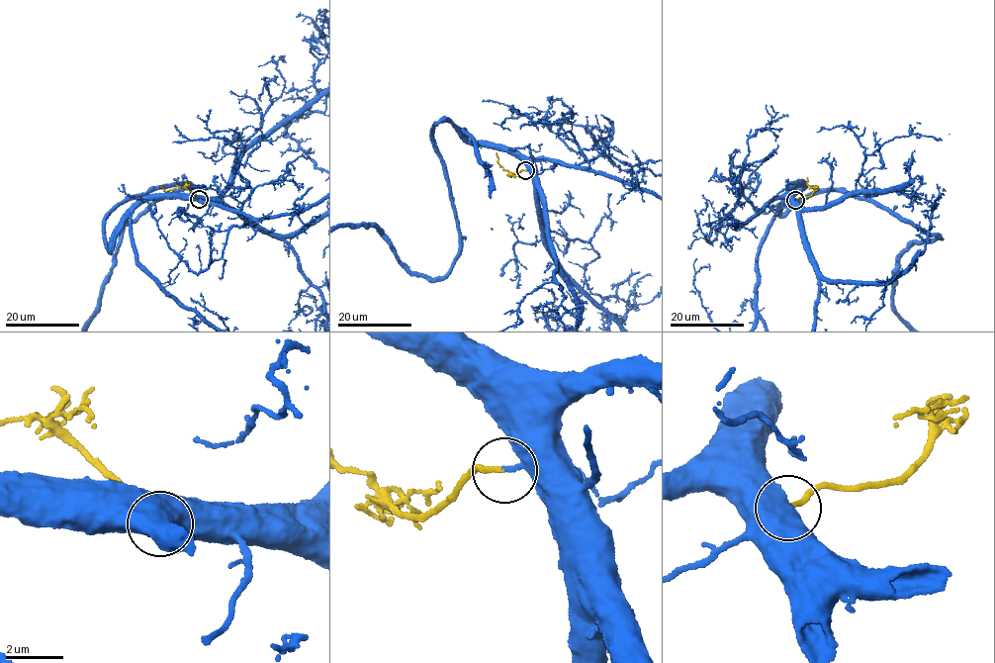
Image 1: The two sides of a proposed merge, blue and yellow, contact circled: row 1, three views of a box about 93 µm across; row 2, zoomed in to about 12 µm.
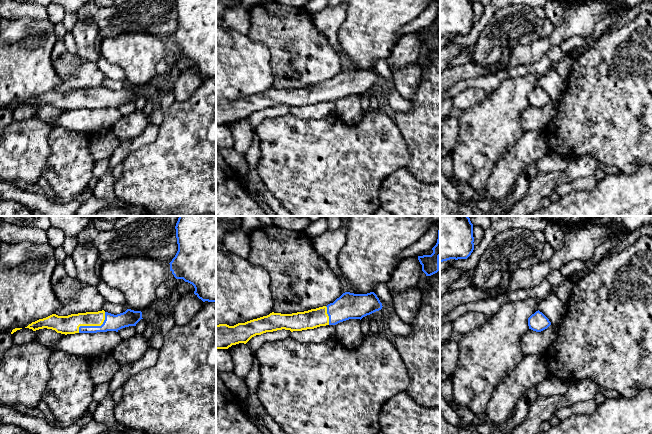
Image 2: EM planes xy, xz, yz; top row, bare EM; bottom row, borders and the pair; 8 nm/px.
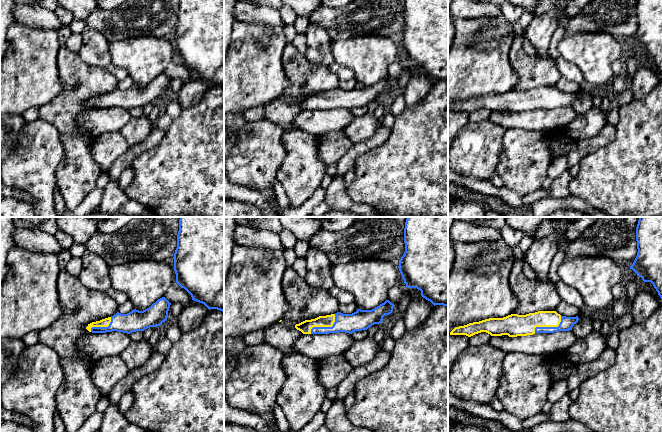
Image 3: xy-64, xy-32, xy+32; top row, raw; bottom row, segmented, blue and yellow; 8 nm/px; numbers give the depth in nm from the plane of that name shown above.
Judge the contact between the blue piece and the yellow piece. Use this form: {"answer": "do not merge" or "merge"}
{"answer": "merge"}

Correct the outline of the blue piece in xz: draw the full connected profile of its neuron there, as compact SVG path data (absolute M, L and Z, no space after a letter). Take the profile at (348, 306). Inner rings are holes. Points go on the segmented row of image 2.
M345 292L333 303L316 309L292 314L272 312L267 316L253 319L245 323L238 323L234 326L229 326L227 324L216 325L216 349L228 349L232 345L239 343L246 344L252 337L266 332L273 332L282 329L290 330L291 332L302 331L314 329L320 326L336 325L349 319L361 320L363 317L381 310L382 307L382 303L374 292L367 294L354 294Z

